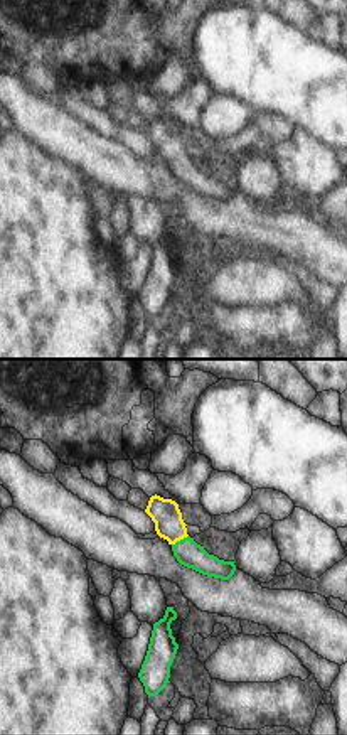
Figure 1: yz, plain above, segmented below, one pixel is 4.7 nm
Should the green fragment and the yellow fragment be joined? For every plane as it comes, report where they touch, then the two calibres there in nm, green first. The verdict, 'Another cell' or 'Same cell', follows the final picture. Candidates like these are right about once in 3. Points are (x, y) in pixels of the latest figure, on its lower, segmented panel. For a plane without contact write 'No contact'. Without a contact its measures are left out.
Touches green at (181, 540). Thickness 120 nm (green) against 140 nm

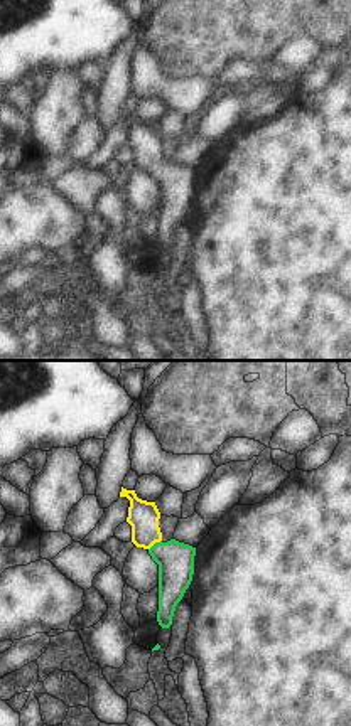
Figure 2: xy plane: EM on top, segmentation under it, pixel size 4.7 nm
Touches green at (154, 544). Thickness 180 nm (green) against 150 nm

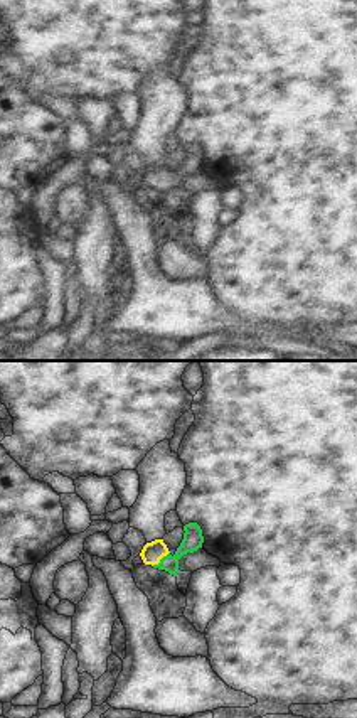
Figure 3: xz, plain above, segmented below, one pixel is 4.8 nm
Touches green at (160, 560). Thickness 100 nm (green) against 100 nm

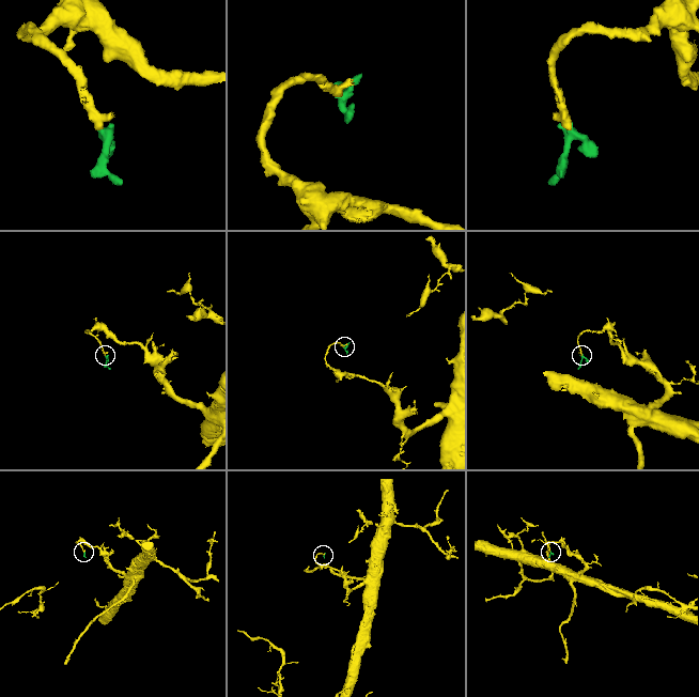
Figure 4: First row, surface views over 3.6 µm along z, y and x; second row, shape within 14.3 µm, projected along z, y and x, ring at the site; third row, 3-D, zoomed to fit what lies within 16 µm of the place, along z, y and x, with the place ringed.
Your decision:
Same cell

